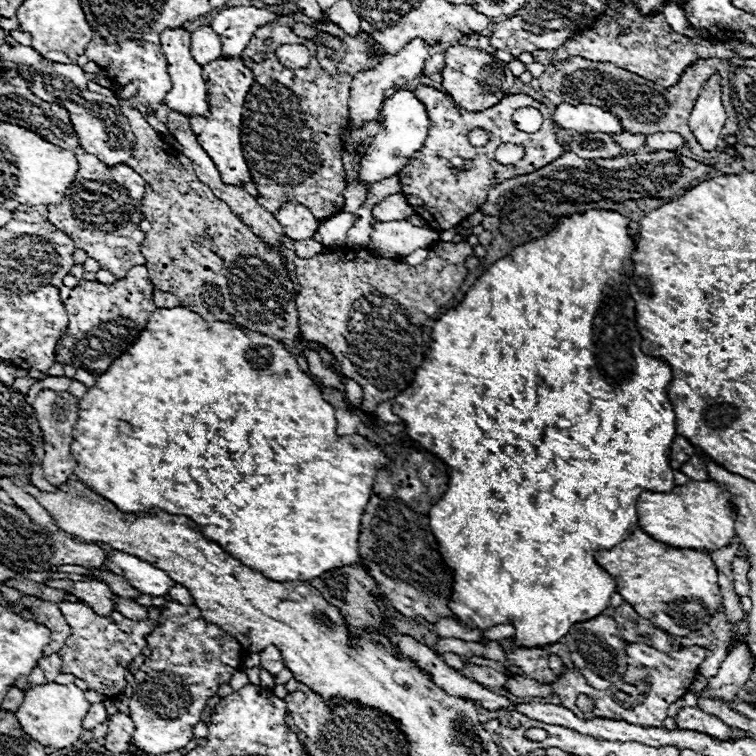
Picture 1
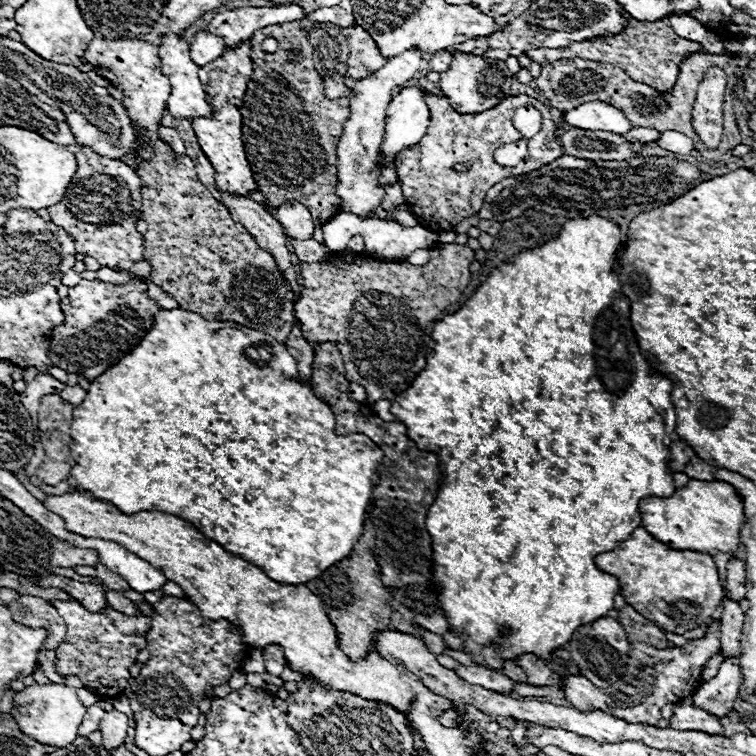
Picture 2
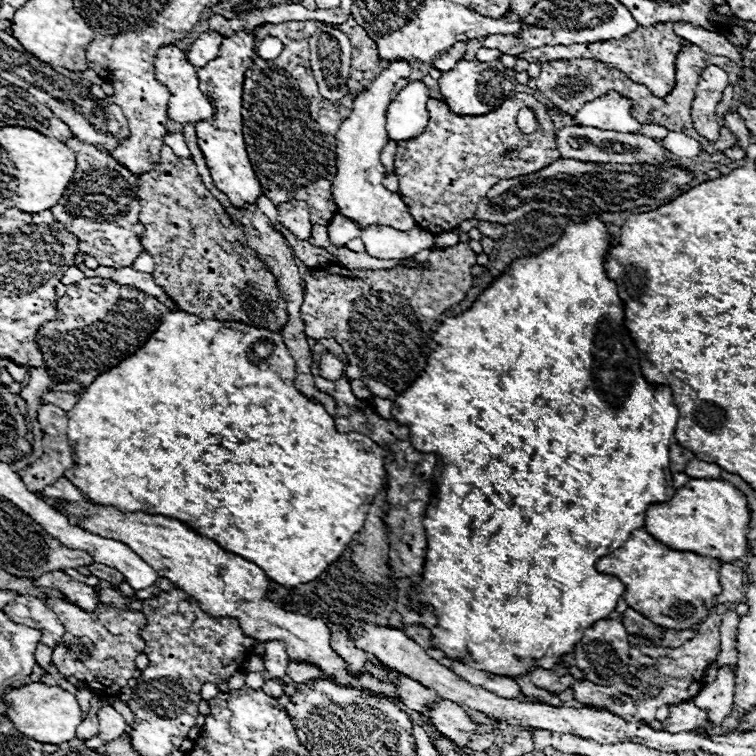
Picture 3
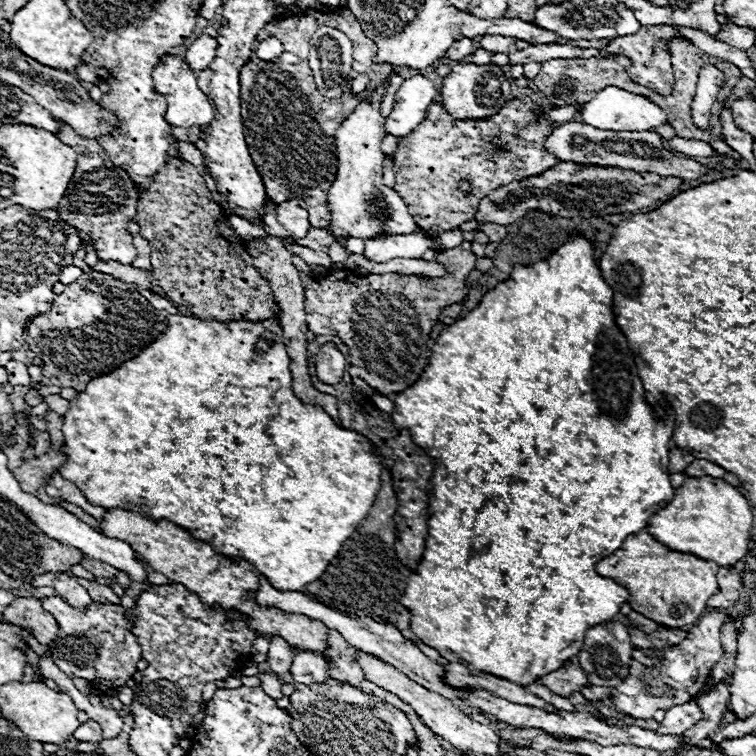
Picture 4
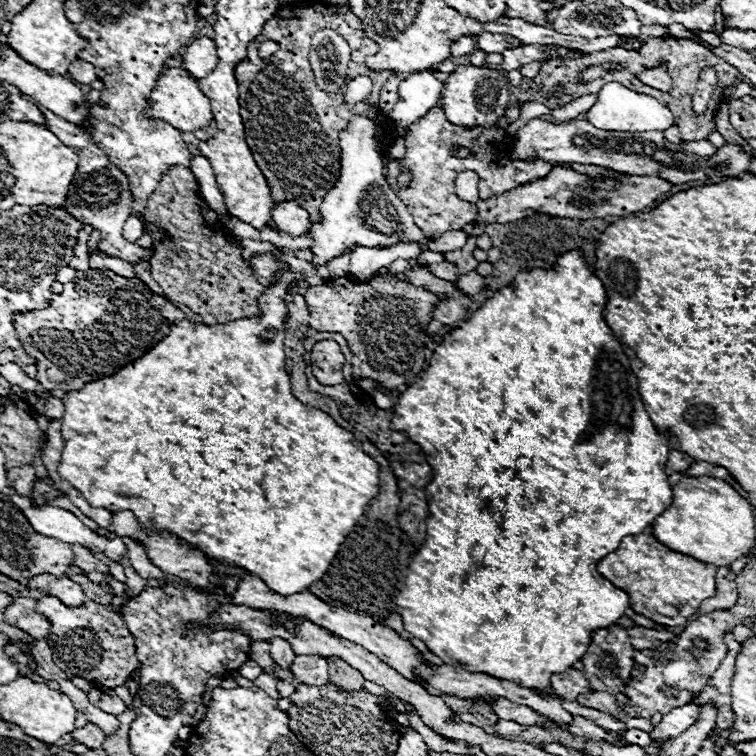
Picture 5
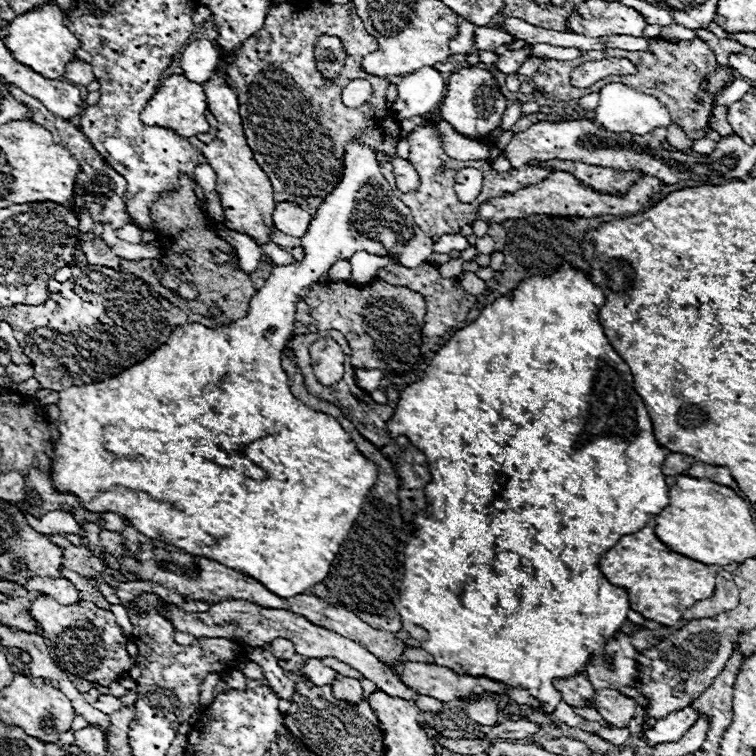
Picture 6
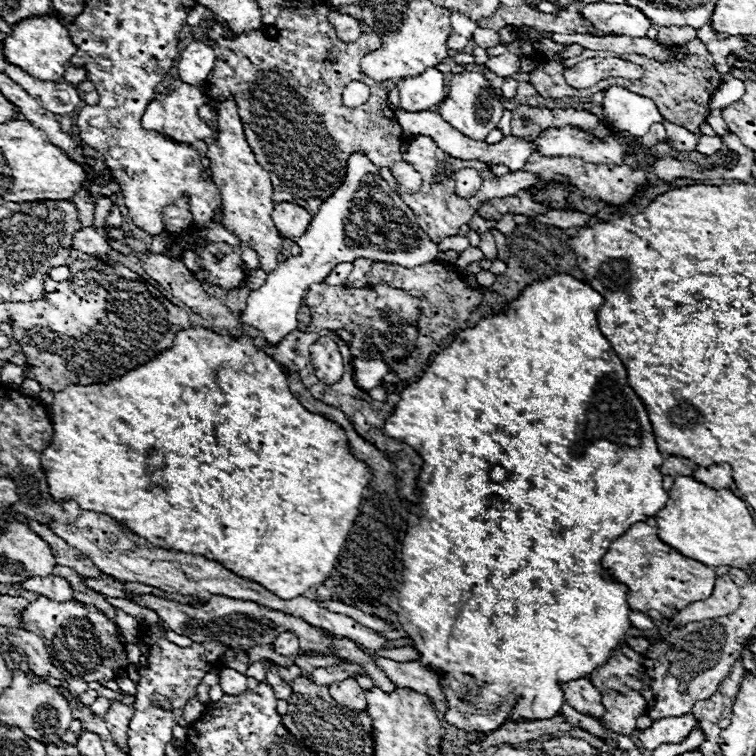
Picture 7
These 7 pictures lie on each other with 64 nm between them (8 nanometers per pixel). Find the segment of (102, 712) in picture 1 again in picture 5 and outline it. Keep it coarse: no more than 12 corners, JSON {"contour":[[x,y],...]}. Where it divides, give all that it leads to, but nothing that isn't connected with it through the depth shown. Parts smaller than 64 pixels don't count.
{"contour":[[96,724],[76,728],[72,736],[90,750],[100,750],[106,734]]}

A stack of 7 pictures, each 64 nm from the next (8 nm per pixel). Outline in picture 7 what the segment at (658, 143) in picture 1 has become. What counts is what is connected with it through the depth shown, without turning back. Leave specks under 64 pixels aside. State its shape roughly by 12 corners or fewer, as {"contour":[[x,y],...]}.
{"contour":[[702,136],[696,150],[708,156],[720,150],[720,136]]}

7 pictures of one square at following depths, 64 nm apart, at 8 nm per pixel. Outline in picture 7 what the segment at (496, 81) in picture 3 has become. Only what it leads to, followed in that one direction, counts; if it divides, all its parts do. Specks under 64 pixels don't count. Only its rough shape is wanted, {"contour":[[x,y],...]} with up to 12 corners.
{"contour":[[478,72],[450,80],[436,110],[468,138],[486,140],[504,112]]}

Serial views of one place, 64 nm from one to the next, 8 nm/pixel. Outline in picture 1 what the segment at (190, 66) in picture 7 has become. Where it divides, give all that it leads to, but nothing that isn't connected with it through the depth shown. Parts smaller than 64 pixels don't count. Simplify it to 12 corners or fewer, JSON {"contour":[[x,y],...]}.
{"contour":[[210,26],[192,34],[192,58],[200,66],[222,54],[220,36]]}

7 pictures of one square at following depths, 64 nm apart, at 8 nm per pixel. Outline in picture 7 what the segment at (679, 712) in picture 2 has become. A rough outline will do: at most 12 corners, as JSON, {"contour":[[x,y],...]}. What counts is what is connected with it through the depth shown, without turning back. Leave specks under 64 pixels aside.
{"contour":[[694,714],[660,718],[638,734],[646,750],[682,742],[696,728]]}

